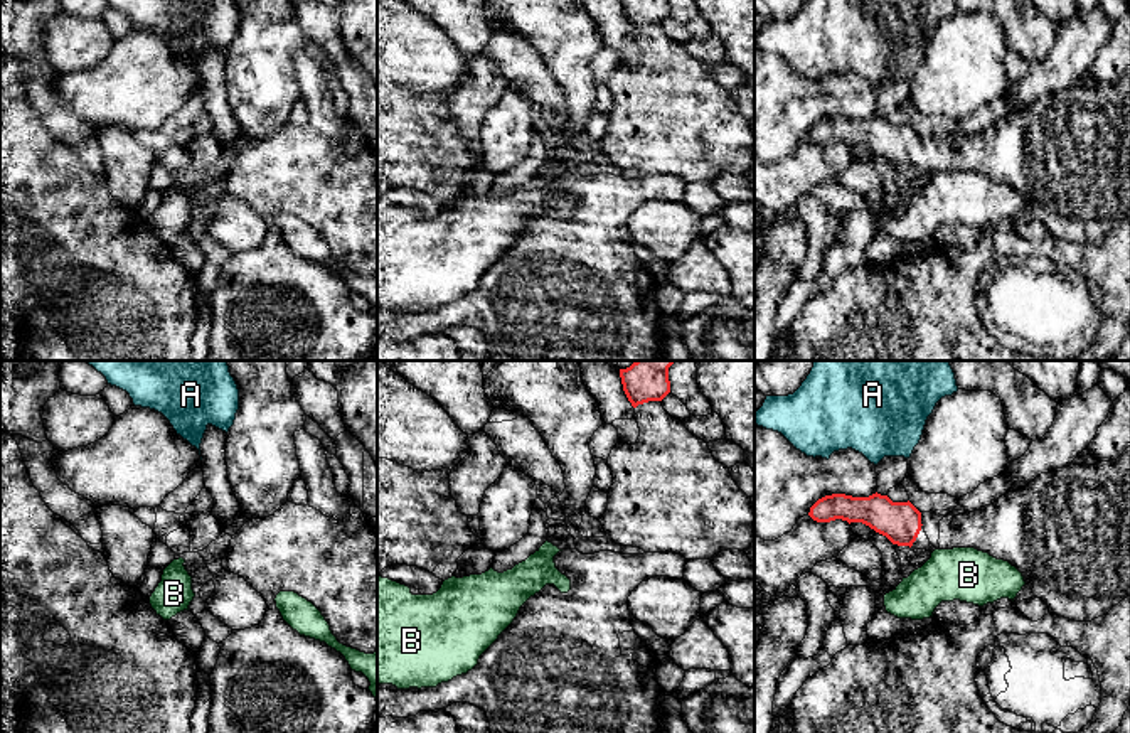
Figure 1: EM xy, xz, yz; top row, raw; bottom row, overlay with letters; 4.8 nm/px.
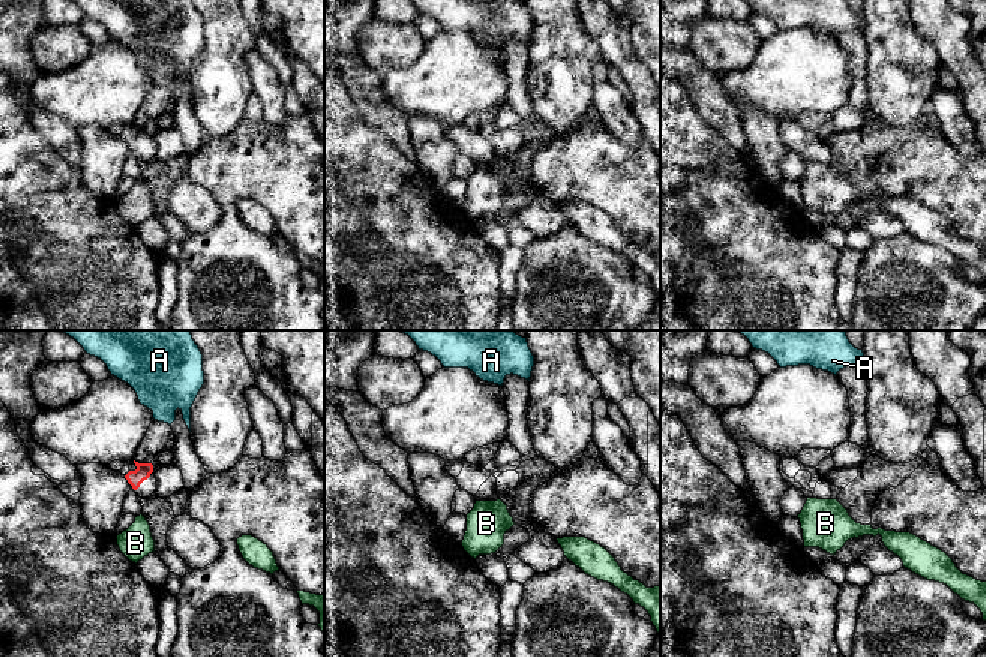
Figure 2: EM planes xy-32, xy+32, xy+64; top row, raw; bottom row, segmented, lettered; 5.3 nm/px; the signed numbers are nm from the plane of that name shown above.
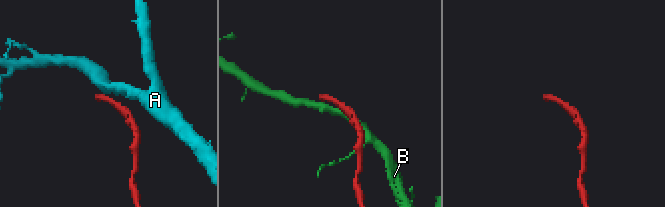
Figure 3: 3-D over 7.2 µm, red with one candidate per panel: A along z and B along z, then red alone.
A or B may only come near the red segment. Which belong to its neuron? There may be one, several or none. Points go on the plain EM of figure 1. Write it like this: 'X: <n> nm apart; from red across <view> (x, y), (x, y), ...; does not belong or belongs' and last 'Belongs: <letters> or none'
A: 140 nm apart; from red across yz (876, 115), (876, 86); does not belong
B: 100 nm apart; from red across yz (915, 162), (932, 176); does not belong
Belongs: none

